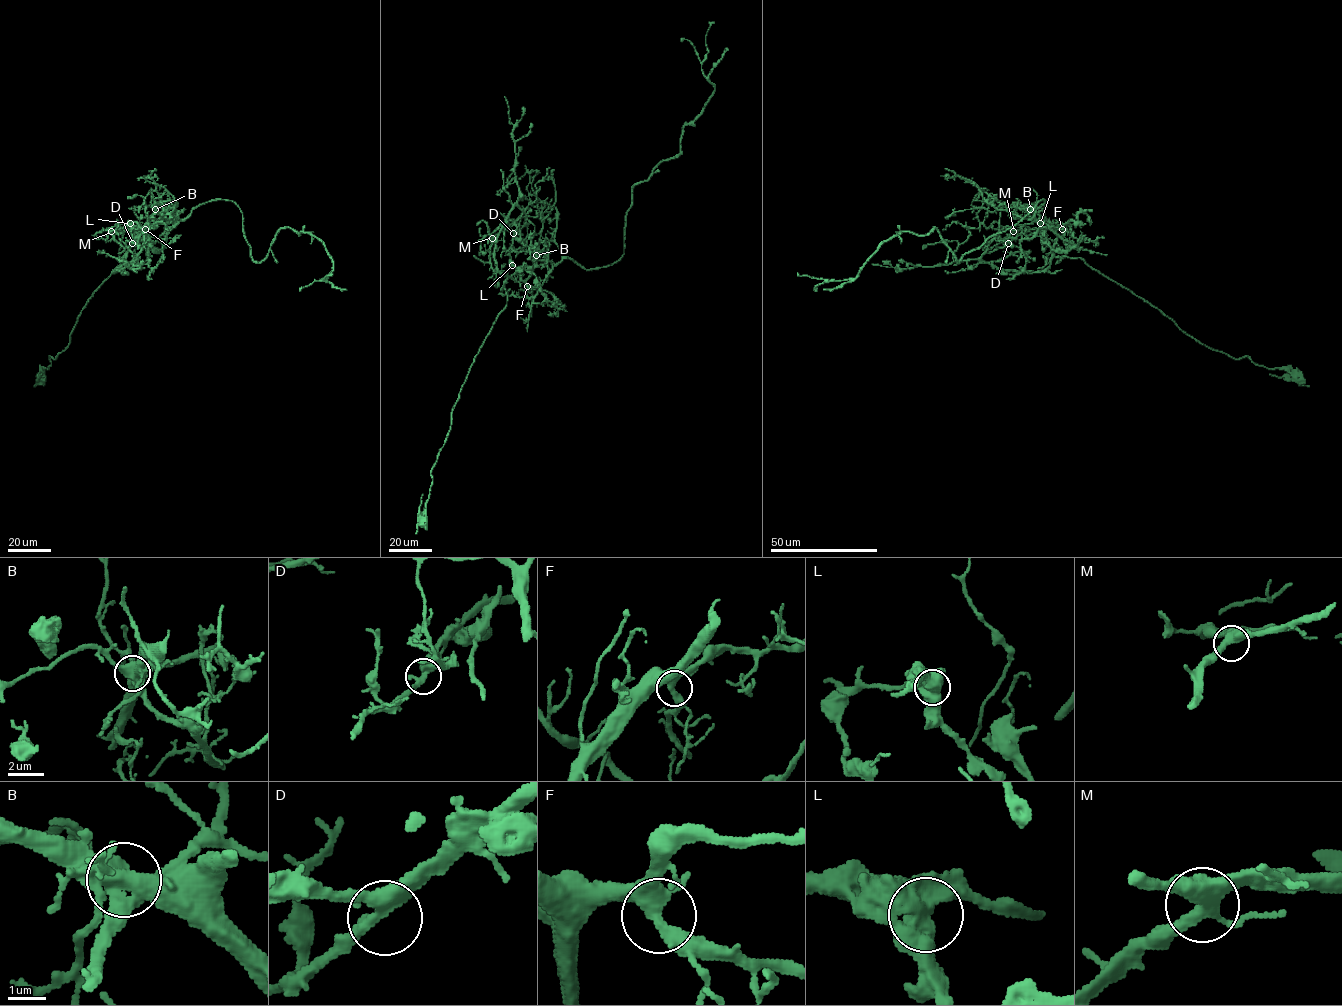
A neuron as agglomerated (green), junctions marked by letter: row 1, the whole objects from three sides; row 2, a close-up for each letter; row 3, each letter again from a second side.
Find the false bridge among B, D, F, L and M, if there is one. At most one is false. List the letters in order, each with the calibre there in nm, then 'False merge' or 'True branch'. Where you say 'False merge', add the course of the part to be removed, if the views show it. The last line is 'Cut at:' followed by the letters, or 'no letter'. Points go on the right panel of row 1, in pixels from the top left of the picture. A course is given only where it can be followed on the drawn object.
B: Thickness 550 nm. False merge. Course of the part to remove: (1030, 209), (1048, 227), (1034, 219), (1042, 199), (958, 262), (934, 227), (893, 235), (854, 278), (797, 274)
D: Thickness 360 nm. True branch
F: Thickness 400 nm. True branch
L: Thickness 550 nm. True branch
M: Thickness 460 nm. True branch
Cut at: B

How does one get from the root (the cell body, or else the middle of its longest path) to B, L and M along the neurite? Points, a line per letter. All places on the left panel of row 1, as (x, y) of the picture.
B: (39, 378), (51, 364), (49, 357), (68, 346), (81, 311), (125, 258), (154, 209)
L: (39, 378), (49, 357), (68, 346), (93, 293), (123, 256), (113, 272), (140, 250), (144, 232), (130, 223)
M: (39, 378), (51, 364), (49, 357), (68, 346), (87, 301), (125, 258), (111, 231)

